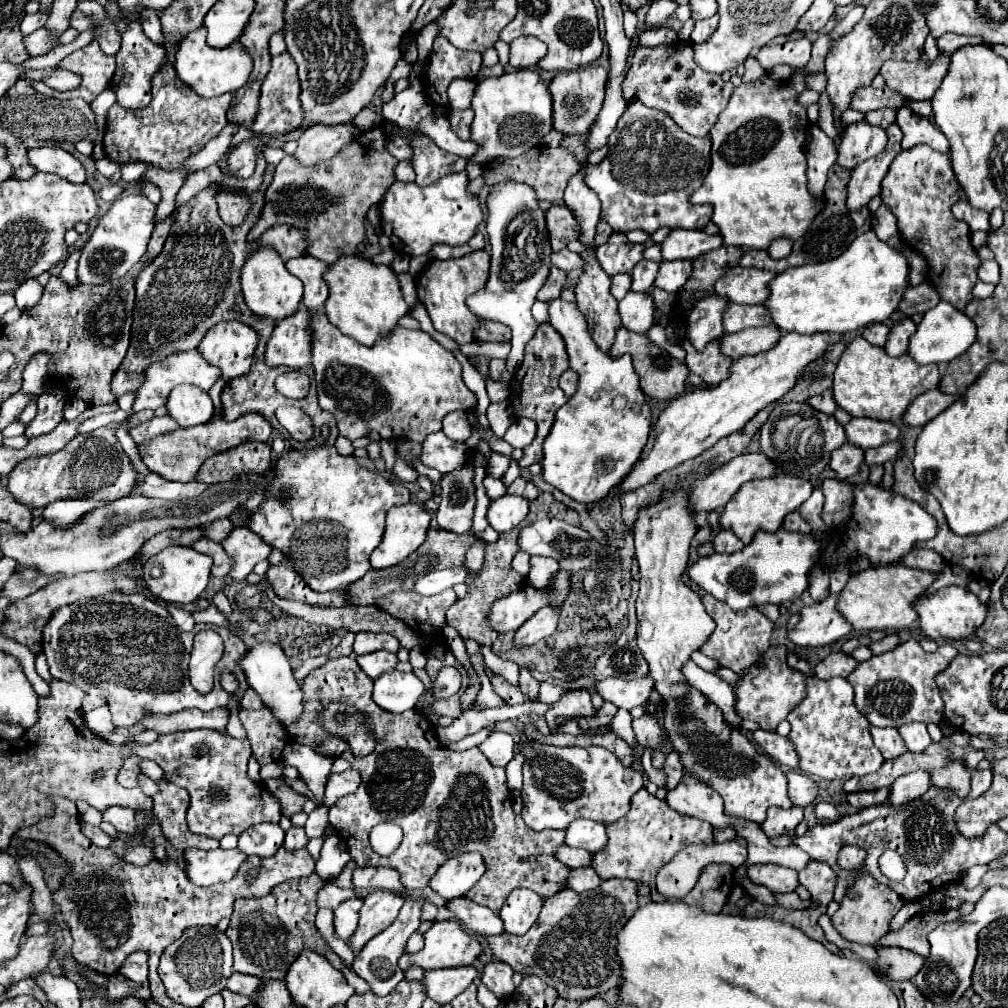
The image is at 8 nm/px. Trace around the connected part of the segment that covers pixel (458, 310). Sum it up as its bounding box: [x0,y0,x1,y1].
[417,249,489,345]

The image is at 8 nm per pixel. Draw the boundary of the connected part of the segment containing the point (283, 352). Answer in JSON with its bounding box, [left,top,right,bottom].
[265,307,311,369]

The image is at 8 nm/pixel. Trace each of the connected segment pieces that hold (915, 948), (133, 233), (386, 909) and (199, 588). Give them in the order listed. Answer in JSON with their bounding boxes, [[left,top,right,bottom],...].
[[879,909,959,957],[77,195,157,285],[349,891,403,953],[143,547,213,605]]

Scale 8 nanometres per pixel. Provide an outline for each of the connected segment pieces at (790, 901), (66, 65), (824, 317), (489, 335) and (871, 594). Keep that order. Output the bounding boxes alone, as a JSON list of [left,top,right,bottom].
[[774,893,813,909],[45,41,116,103],[763,231,907,335],[475,320,511,343],[837,565,935,635]]

